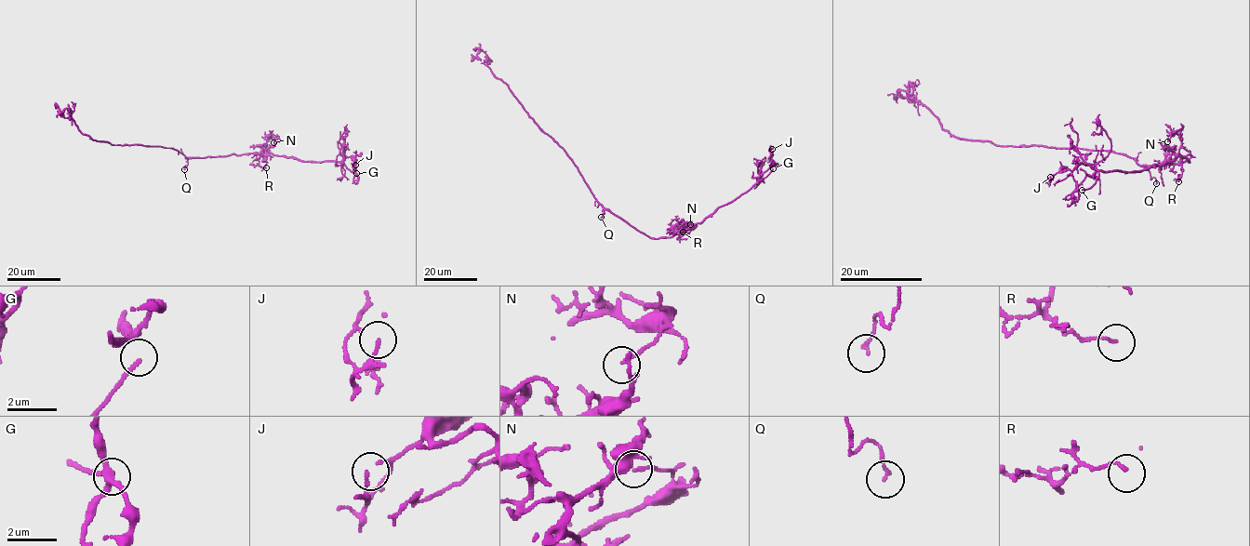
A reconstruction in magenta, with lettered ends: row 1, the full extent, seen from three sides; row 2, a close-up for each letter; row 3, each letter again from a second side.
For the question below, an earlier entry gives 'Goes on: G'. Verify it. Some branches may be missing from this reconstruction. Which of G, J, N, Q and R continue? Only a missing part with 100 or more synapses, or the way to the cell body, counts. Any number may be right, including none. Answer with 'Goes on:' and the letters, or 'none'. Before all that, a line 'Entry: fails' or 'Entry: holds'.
Entry: holds
Goes on: G

